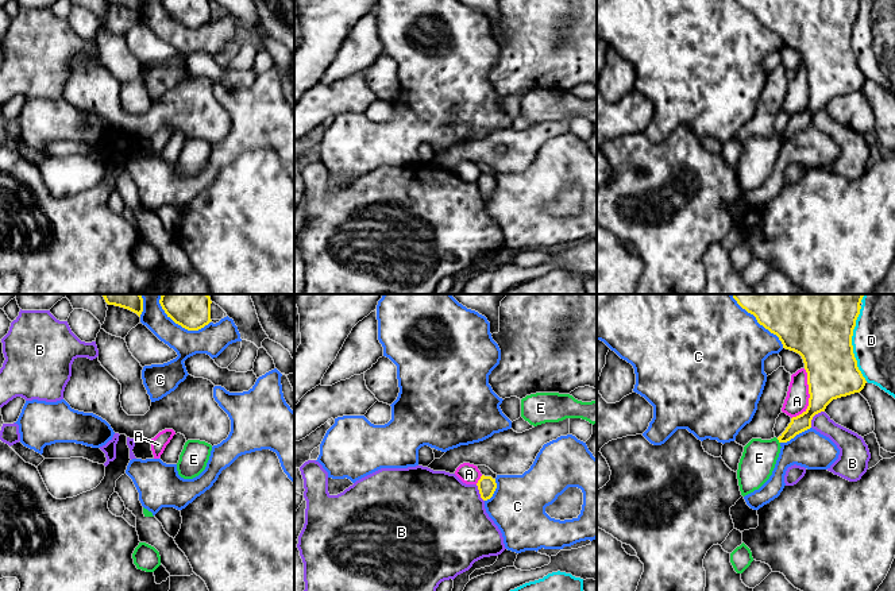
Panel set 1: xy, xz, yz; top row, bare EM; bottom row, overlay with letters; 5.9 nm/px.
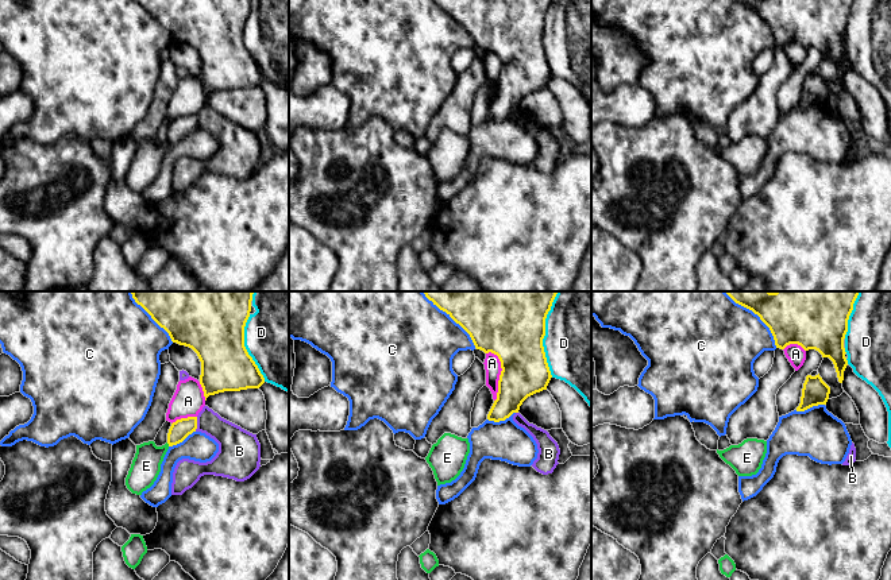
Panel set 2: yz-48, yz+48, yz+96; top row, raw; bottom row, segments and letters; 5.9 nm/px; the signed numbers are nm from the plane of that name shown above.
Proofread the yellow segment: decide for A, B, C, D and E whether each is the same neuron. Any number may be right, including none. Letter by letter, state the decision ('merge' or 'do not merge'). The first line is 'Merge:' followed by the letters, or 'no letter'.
Merge: no letter
A: do not merge
B: do not merge
C: do not merge
D: do not merge
E: do not merge

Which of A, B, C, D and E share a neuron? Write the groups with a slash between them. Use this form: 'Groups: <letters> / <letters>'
Groups: A / B / C / D / E

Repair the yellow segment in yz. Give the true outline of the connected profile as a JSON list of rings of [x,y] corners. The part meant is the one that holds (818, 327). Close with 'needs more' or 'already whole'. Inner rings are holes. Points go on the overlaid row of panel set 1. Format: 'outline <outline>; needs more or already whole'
outline [[[732,294],[737,304],[753,314],[760,325],[776,335],[783,348],[799,354],[805,363],[809,385],[807,409],[791,418],[786,430],[778,437],[787,443],[811,428],[815,414],[837,398],[860,393],[867,381],[857,367],[852,336],[860,314],[864,294]]]; already whole

